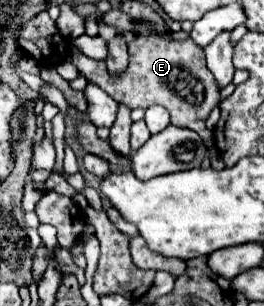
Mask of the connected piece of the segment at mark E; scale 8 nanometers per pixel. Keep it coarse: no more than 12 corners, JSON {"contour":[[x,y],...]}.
{"contour":[[191,38],[129,42],[109,74],[75,46],[69,60],[129,110],[159,104],[207,148],[219,90]]}

